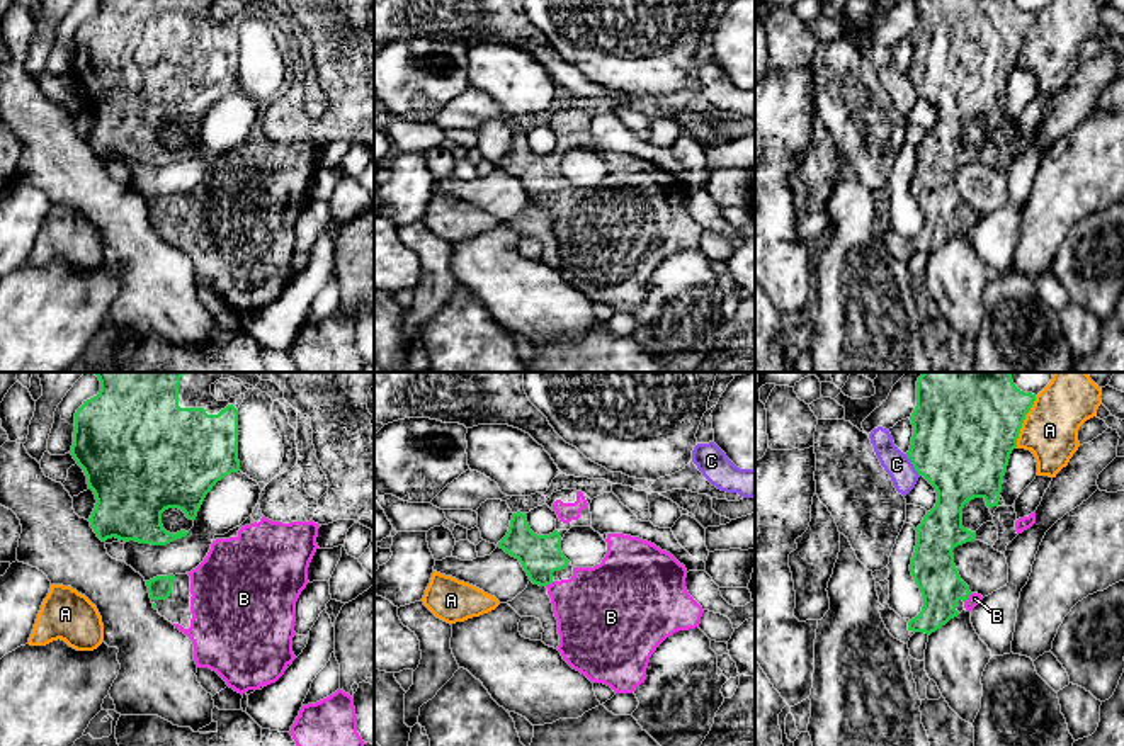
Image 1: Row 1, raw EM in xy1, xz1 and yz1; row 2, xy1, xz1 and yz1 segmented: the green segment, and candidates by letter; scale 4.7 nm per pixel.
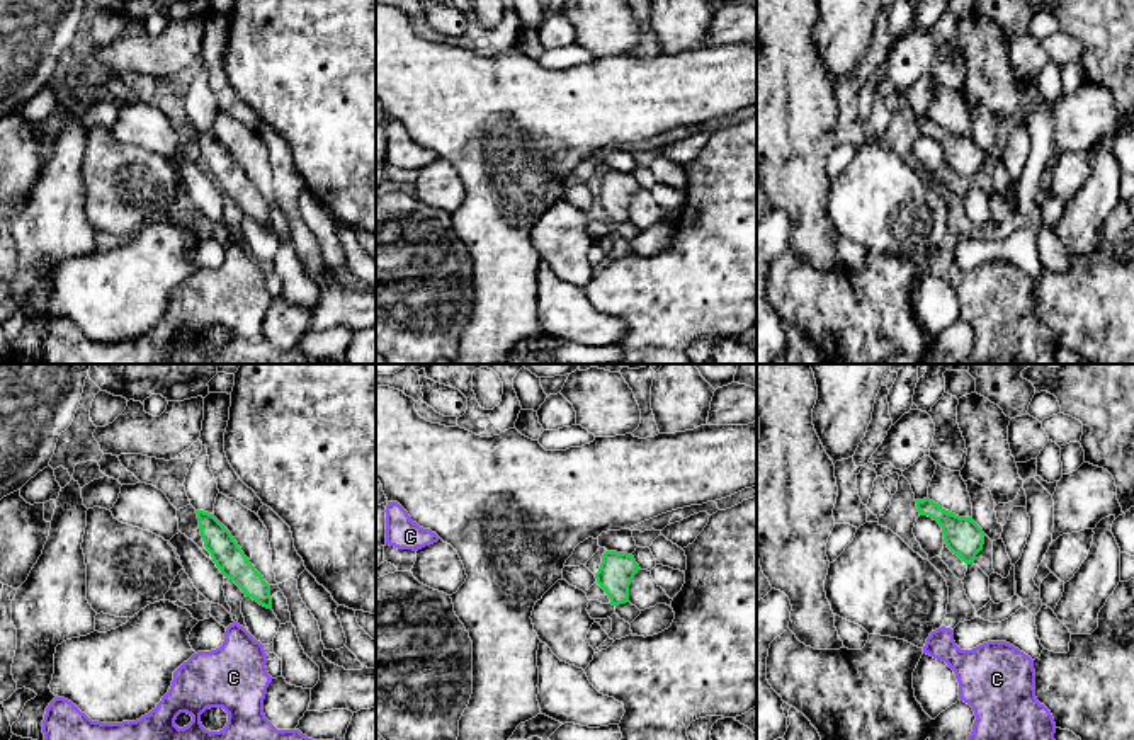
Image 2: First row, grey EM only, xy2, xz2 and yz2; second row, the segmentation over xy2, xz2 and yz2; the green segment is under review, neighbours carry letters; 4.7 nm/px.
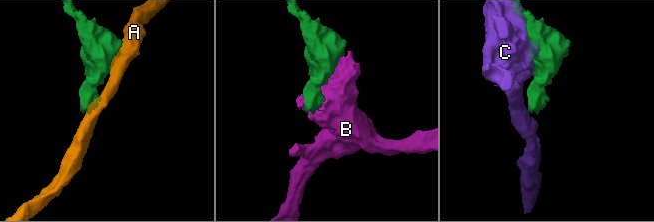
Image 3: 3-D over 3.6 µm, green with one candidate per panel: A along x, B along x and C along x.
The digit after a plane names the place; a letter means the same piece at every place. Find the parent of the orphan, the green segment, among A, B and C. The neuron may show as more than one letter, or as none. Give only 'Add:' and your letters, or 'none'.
Add: B

